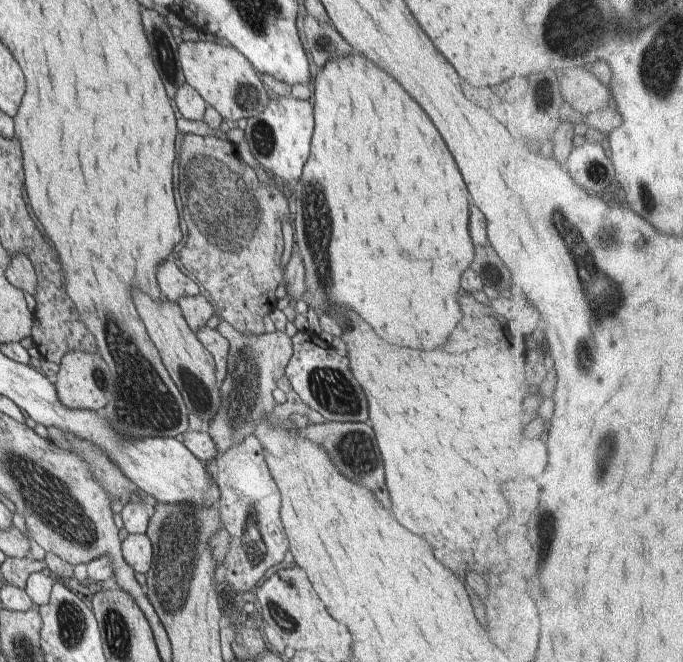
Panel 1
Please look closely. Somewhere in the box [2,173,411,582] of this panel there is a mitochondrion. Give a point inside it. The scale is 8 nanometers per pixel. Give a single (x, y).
(143, 402)

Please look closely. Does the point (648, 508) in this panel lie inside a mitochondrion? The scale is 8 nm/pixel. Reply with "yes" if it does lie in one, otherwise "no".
no

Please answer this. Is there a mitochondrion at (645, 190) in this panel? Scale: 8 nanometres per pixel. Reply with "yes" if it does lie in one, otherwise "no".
yes

